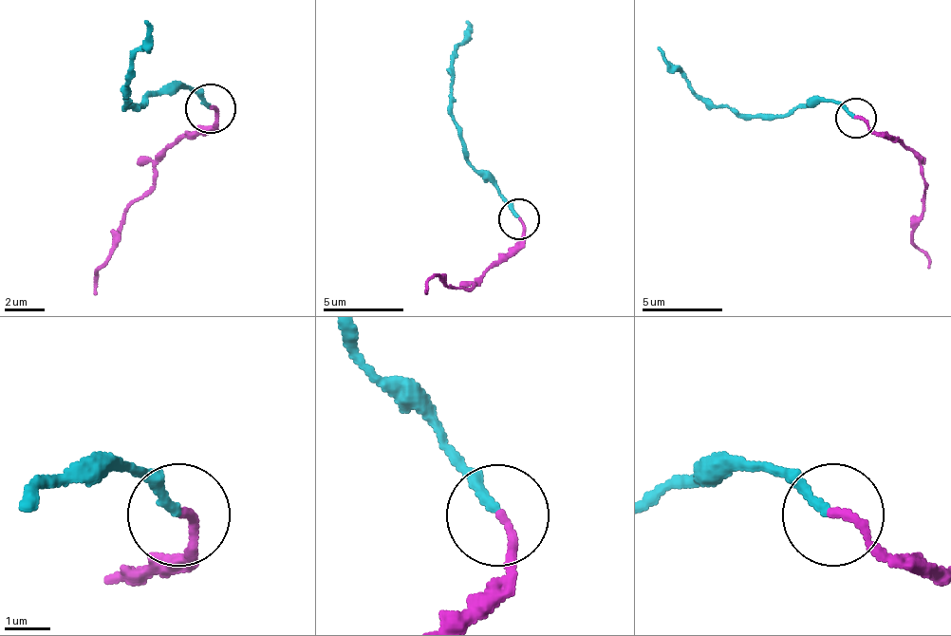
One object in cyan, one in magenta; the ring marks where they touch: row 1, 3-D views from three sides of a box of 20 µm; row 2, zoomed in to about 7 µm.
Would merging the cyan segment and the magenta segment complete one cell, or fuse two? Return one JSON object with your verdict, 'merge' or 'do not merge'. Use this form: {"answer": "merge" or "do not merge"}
{"answer": "do not merge"}

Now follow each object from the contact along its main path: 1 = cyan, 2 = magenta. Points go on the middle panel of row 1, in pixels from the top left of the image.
1: (517, 218), (461, 145), (453, 101), (453, 47), (469, 28), (465, 19)
2: (517, 218), (522, 238), (473, 283), (473, 287), (449, 287), (437, 274), (424, 290)

